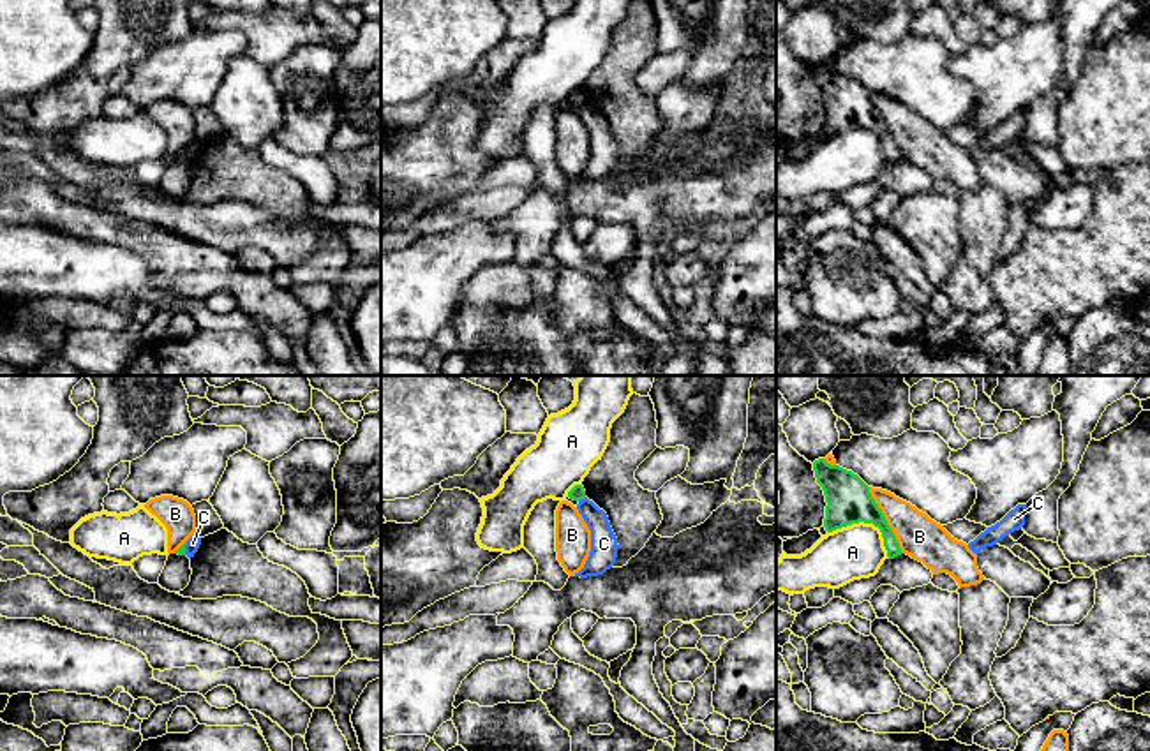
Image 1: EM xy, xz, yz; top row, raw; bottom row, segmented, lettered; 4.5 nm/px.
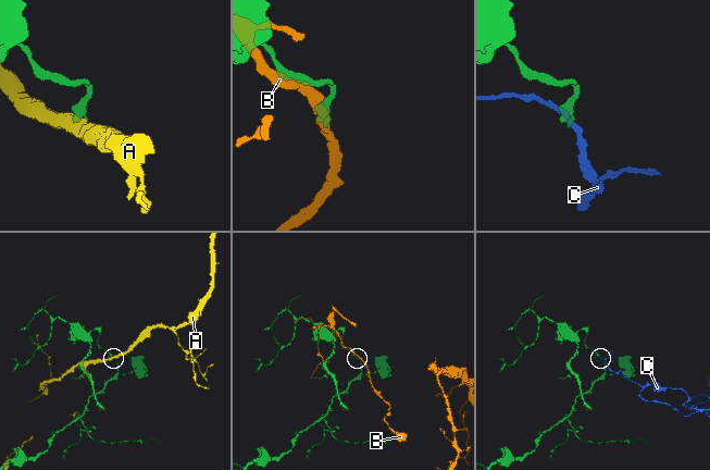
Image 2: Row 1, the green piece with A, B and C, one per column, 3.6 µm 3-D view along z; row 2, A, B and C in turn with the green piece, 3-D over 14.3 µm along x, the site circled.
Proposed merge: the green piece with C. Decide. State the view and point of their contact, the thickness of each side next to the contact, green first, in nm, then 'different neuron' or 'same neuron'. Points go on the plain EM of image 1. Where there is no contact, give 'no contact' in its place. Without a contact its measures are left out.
xz (581, 104) | 70/130 nm | different neuron

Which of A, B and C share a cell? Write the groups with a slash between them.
A / B / C

